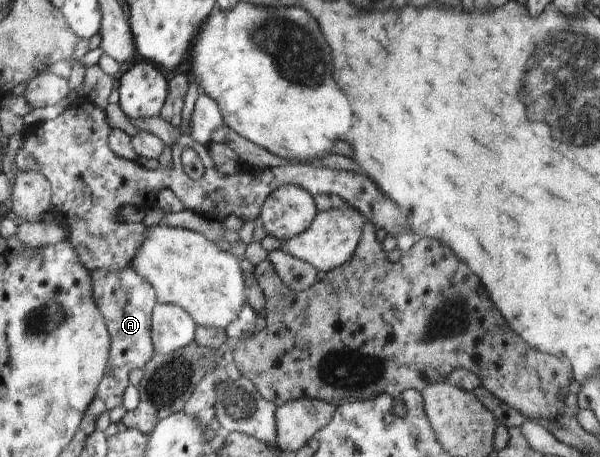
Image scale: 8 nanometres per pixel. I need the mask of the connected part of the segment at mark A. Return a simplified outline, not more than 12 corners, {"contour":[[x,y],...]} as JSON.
{"contour":[[131,267],[91,272],[110,335],[96,397],[122,405],[154,354],[156,293]]}

